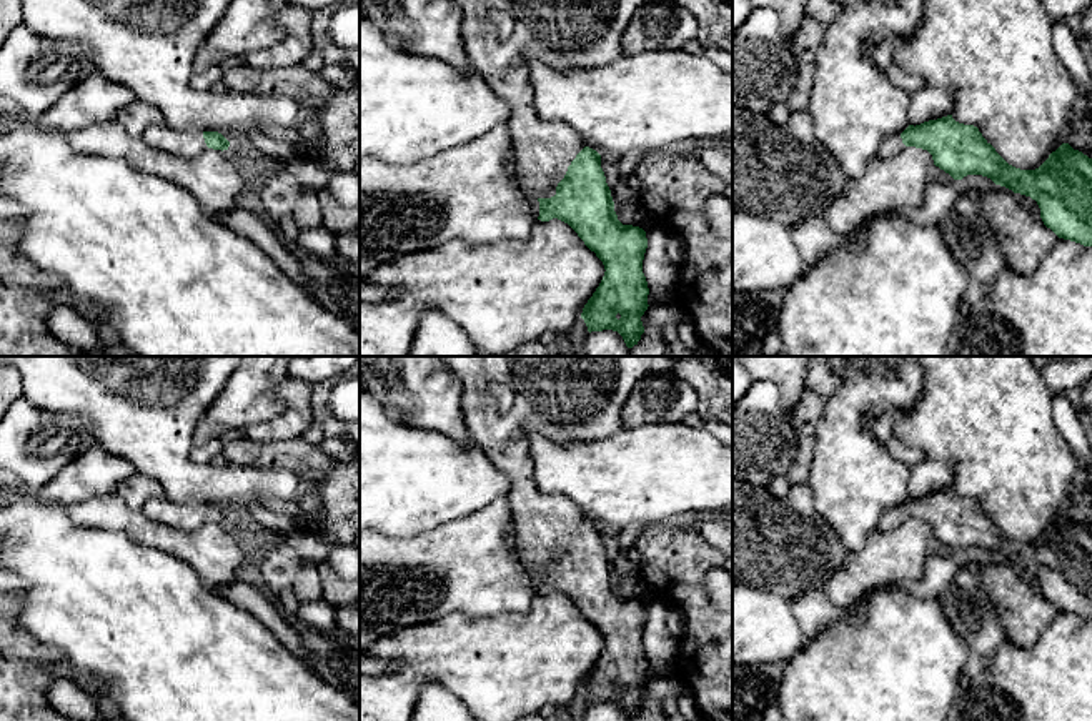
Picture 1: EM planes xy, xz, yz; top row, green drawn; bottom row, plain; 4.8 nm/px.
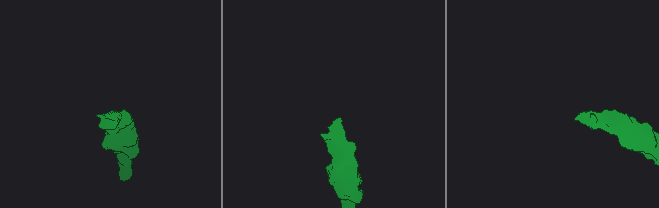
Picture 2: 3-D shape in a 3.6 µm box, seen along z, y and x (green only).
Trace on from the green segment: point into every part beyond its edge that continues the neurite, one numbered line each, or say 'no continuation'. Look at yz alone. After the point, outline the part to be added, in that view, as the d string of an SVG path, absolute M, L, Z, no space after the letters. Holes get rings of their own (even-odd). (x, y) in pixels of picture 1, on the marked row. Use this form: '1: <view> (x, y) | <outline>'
1: yz (891, 145) | M887 135L879 145L877 157L879 158L892 158L904 148L909 148L909 147L906 147L902 143L901 135Z

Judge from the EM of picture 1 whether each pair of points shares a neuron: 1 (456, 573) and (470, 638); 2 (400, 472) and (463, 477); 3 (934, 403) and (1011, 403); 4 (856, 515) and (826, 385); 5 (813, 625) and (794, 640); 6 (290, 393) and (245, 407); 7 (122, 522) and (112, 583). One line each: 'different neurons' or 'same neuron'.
1: different neurons
2: same neuron
3: same neuron
4: different neurons
5: different neurons
6: different neurons
7: different neurons

